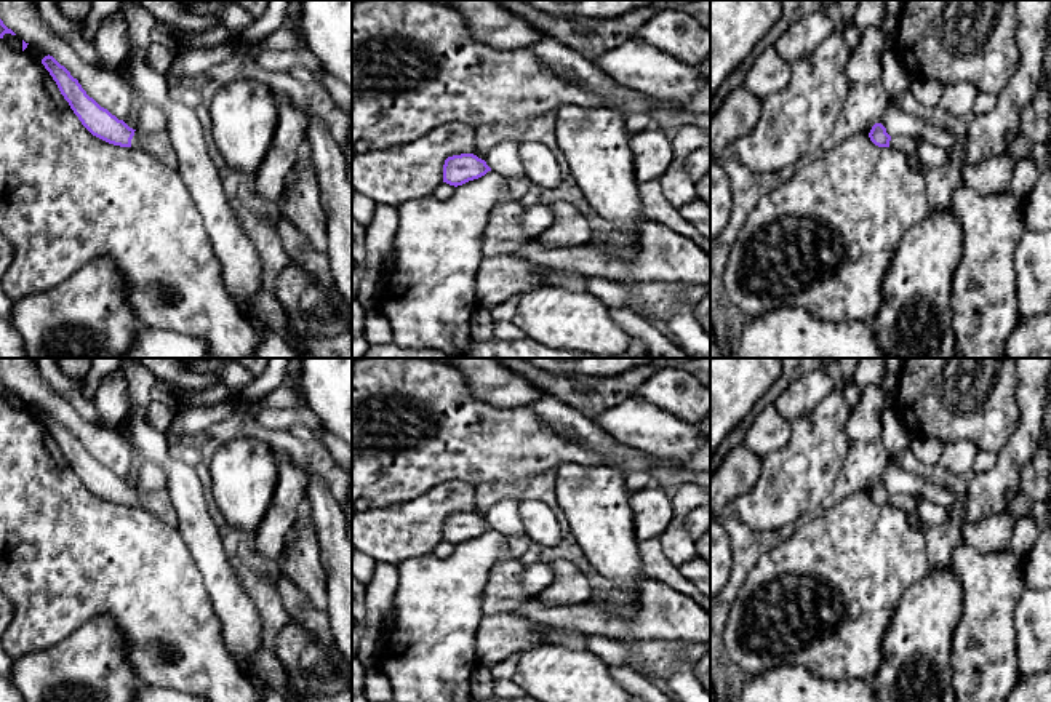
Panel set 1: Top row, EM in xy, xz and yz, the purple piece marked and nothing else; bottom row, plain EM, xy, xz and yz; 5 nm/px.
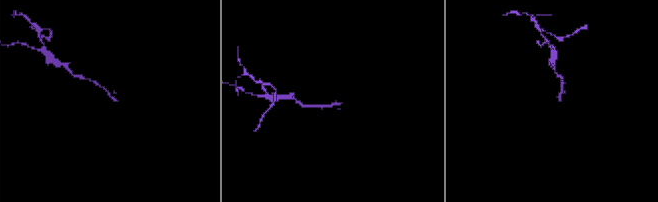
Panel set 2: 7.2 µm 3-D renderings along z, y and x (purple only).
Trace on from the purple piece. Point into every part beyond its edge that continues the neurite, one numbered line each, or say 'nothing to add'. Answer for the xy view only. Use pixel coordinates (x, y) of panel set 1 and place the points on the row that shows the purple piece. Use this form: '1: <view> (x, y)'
1: xy (157, 144)

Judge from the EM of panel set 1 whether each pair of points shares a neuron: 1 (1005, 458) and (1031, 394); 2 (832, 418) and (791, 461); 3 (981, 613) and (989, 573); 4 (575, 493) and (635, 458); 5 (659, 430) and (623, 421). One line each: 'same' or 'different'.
1: same
2: same
3: same
4: different
5: same

